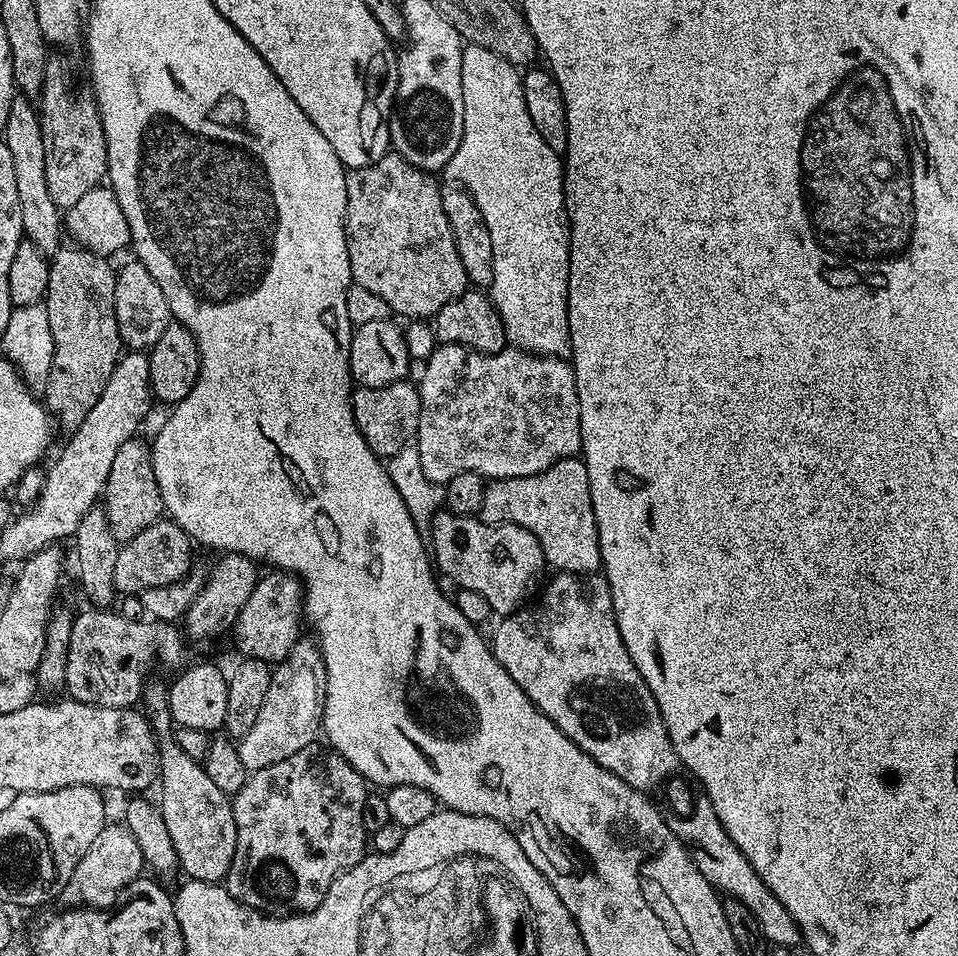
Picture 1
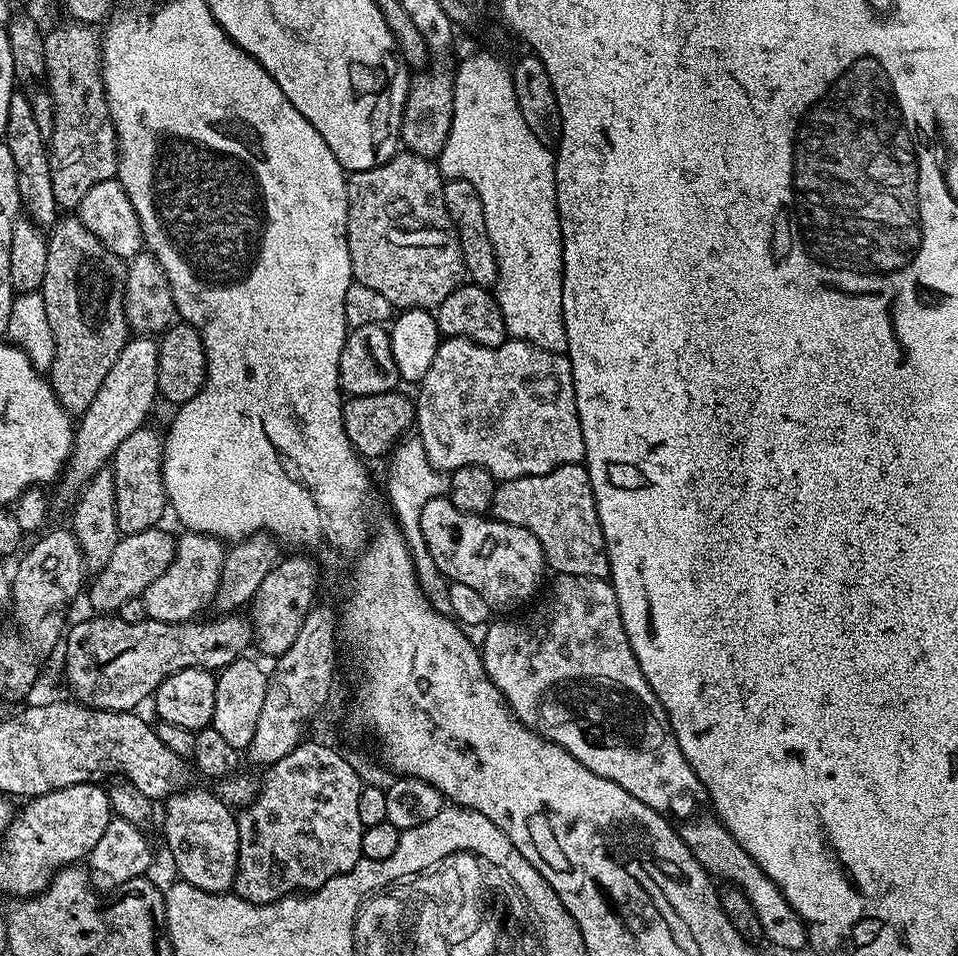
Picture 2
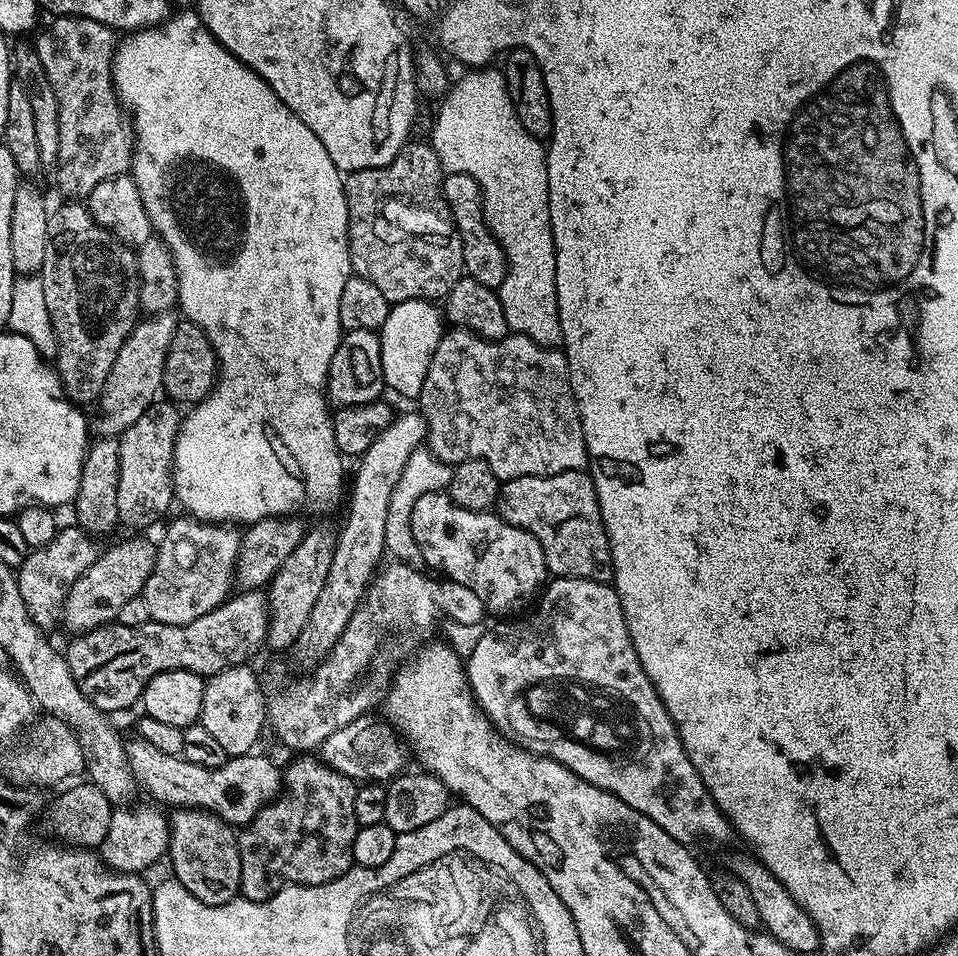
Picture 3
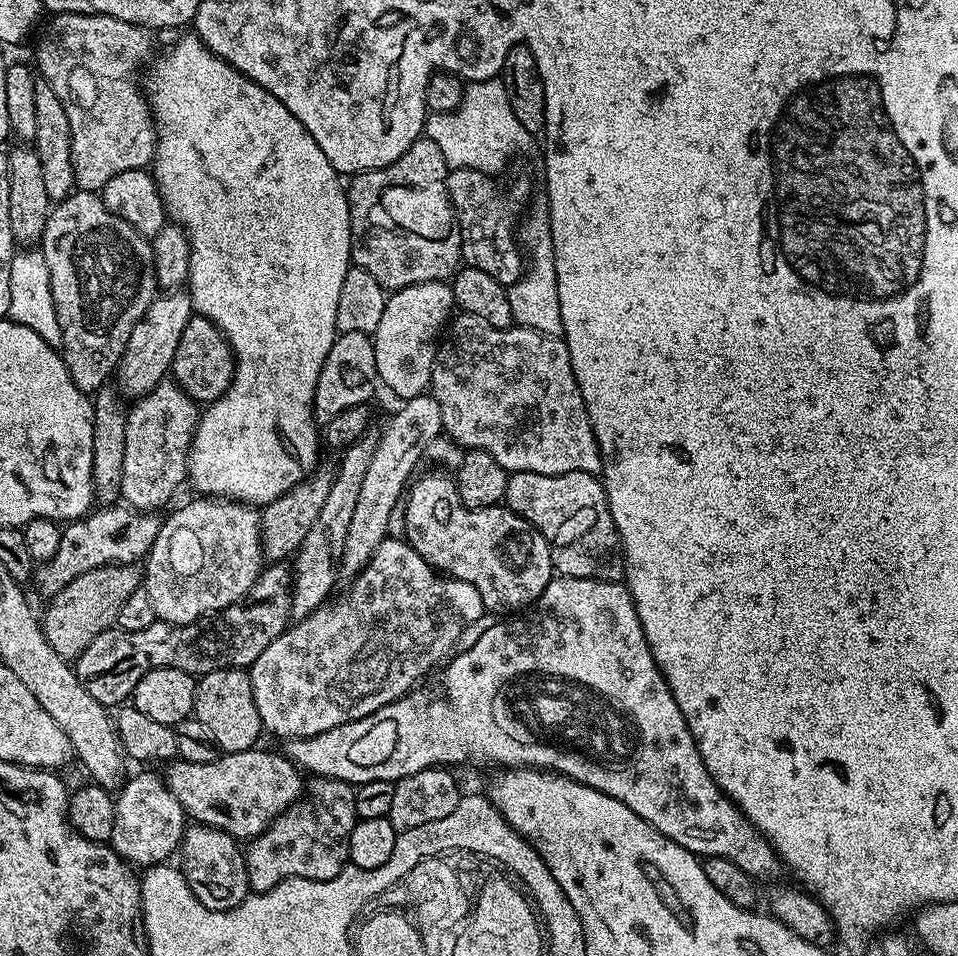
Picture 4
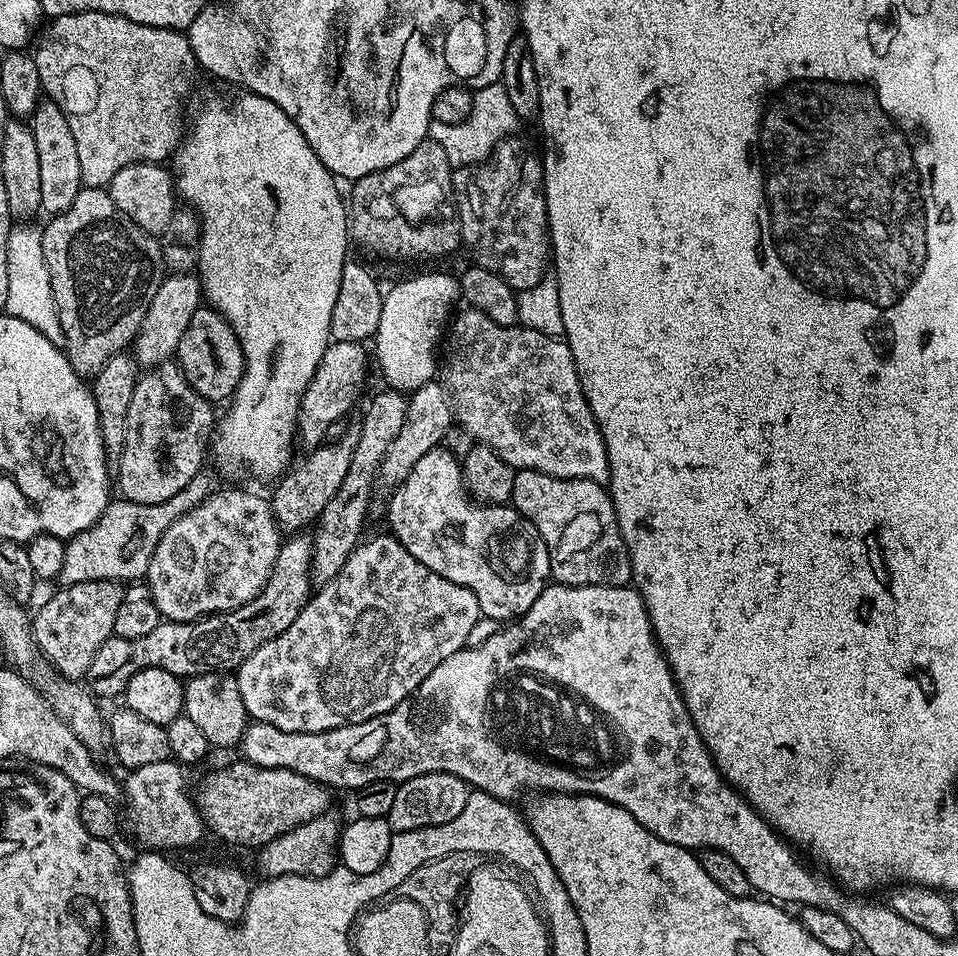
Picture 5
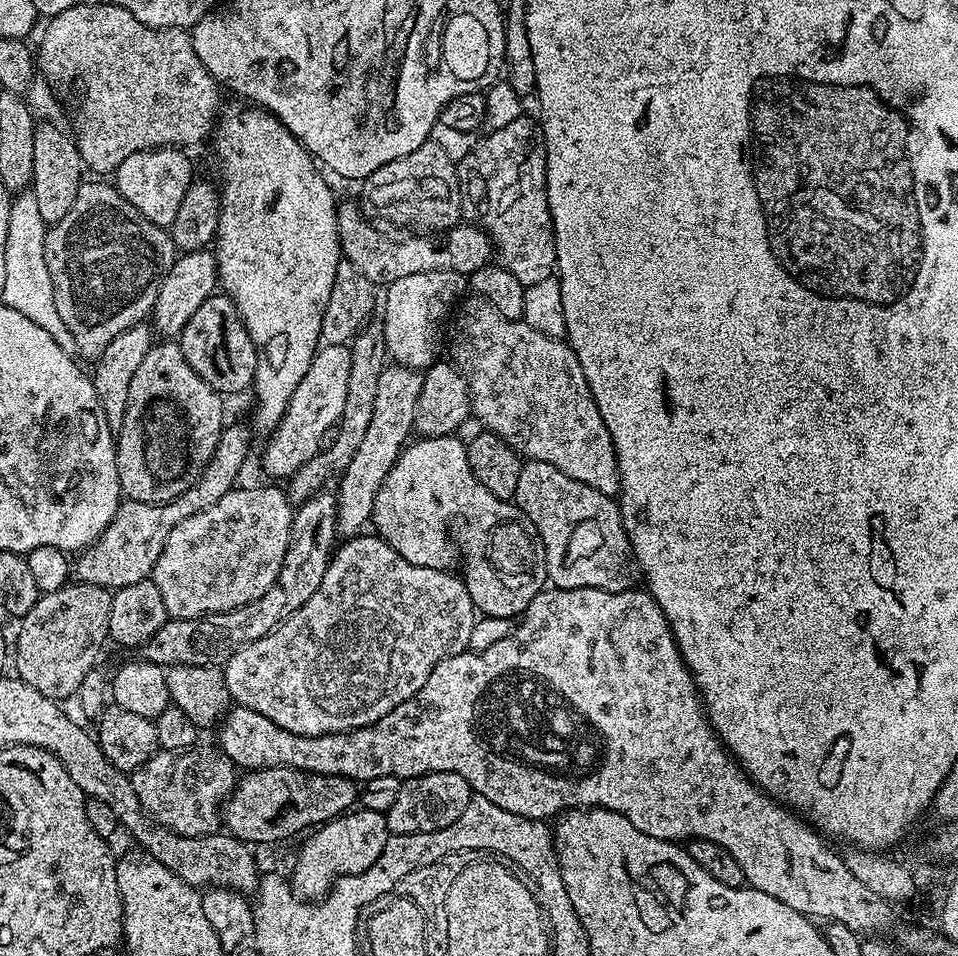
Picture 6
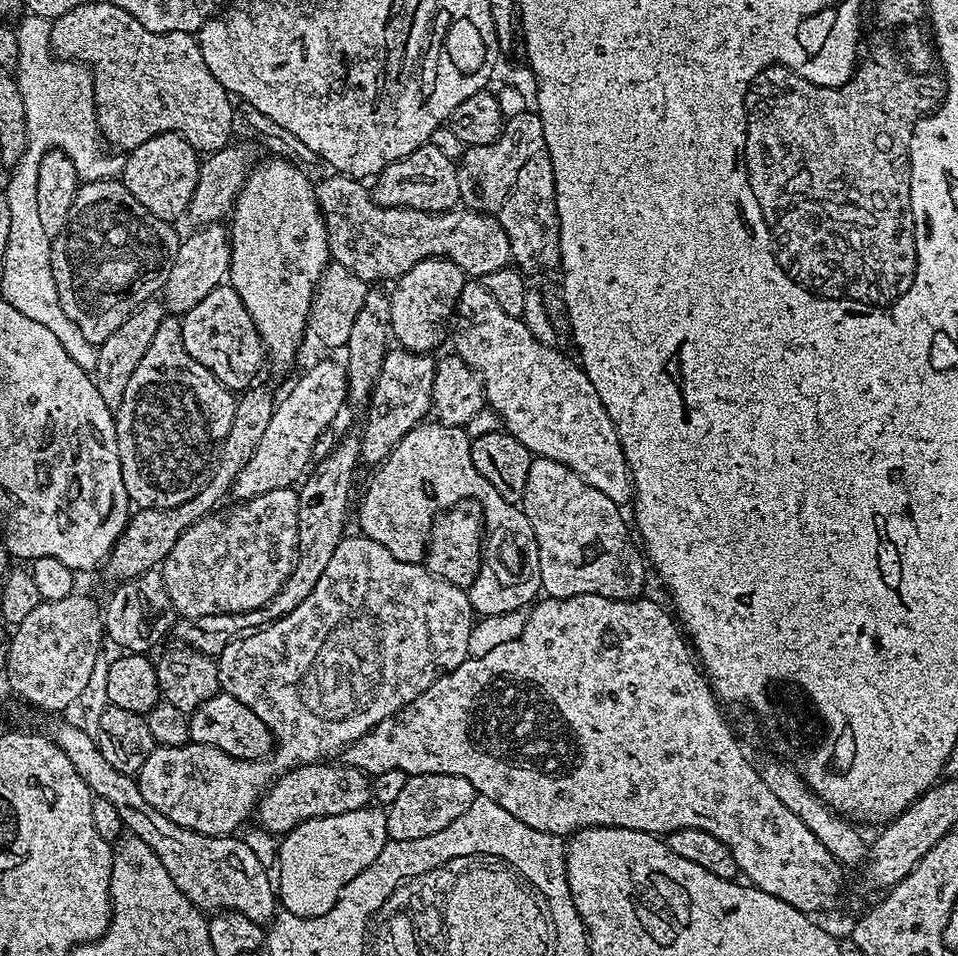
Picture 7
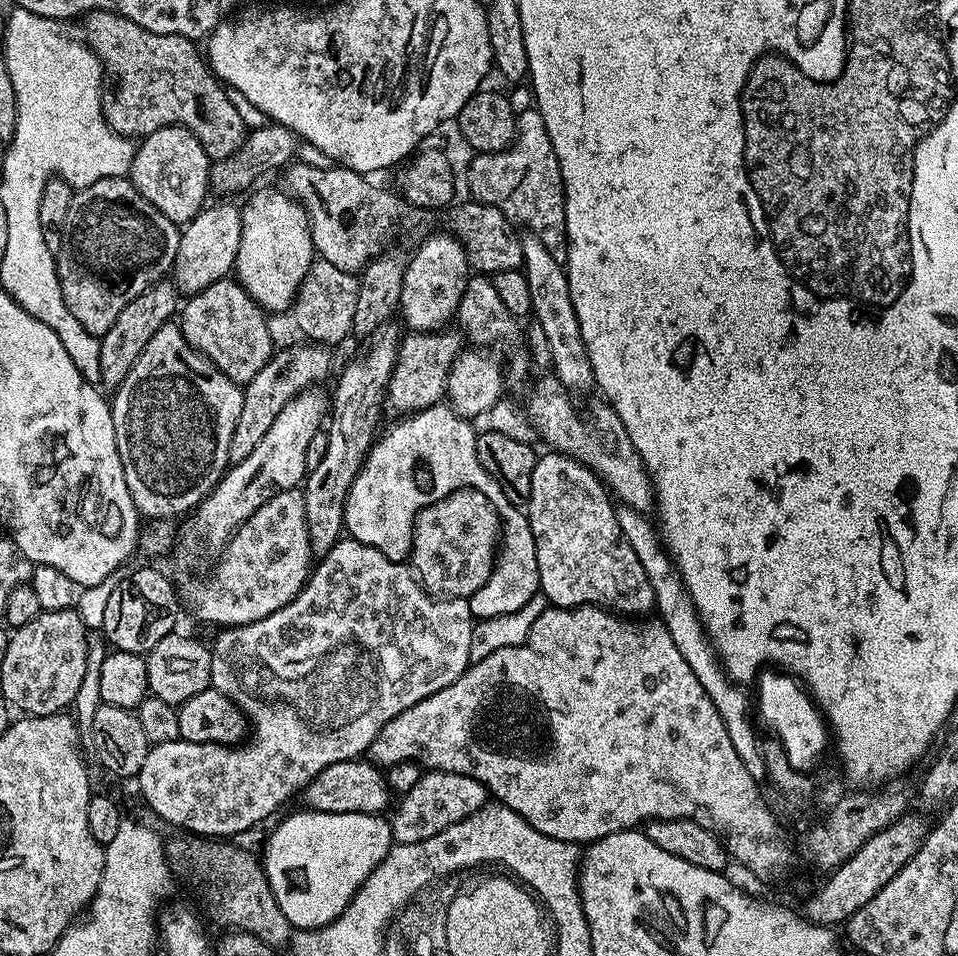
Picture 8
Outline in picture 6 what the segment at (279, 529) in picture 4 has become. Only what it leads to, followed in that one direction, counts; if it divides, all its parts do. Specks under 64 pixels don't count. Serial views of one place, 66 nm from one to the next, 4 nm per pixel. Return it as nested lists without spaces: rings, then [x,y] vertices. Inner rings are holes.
[[[369,322],[365,324],[362,331],[351,340],[350,347],[352,350],[350,354],[350,379],[346,390],[346,406],[342,406],[338,431],[331,437],[331,440],[333,439],[332,444],[331,440],[325,443],[323,447],[321,447],[320,452],[314,454],[314,458],[310,458],[310,462],[306,462],[306,466],[299,468],[293,476],[287,477],[286,491],[289,501],[291,501],[293,505],[299,506],[305,504],[311,496],[316,495],[318,492],[323,492],[329,487],[328,479],[330,479],[331,476],[333,479],[343,474],[346,466],[350,466],[350,458],[354,458],[354,454],[358,450],[358,445],[362,442],[366,430],[370,427],[370,417],[374,414],[374,397],[378,391],[378,382],[382,378],[385,368],[389,367],[390,364],[383,323]]]

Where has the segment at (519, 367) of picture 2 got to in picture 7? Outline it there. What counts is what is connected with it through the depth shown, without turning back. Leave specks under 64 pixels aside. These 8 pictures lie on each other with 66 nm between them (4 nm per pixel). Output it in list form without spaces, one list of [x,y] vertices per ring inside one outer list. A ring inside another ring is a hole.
[[[468,278],[464,281],[462,294],[456,303],[454,327],[450,332],[450,344],[451,340],[453,346],[456,347],[453,348],[455,355],[461,356],[480,376],[480,380],[484,384],[484,399],[487,407],[491,408],[496,416],[499,417],[499,423],[502,425],[503,431],[510,433],[514,438],[518,438],[518,442],[522,442],[522,446],[526,446],[526,450],[530,450],[533,457],[541,456],[542,458],[550,458],[554,462],[562,462],[562,466],[574,470],[574,474],[578,474],[583,480],[590,482],[590,486],[602,490],[602,494],[606,494],[606,498],[610,498],[610,502],[621,506],[633,503],[632,472],[628,468],[626,454],[622,450],[622,442],[618,438],[618,430],[614,426],[610,414],[606,414],[606,406],[602,406],[602,398],[598,398],[598,390],[594,390],[590,378],[575,359],[567,360],[559,352],[559,347],[543,345],[542,342],[538,342],[538,338],[534,338],[534,334],[530,334],[530,330],[525,326],[523,319],[519,316],[506,314],[506,310],[502,310],[502,306],[498,306],[498,301],[490,295],[490,290],[486,290],[484,283],[476,278]]]

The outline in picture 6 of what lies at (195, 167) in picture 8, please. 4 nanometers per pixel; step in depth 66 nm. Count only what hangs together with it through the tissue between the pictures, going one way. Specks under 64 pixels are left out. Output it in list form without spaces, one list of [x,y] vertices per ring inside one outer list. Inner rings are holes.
[[[169,146],[130,154],[130,158],[126,158],[114,173],[114,186],[122,198],[126,198],[142,218],[150,218],[150,222],[159,228],[171,229],[174,217],[178,215],[178,206],[182,206],[182,198],[186,198],[186,190],[194,182],[192,164],[184,152],[187,151]]]

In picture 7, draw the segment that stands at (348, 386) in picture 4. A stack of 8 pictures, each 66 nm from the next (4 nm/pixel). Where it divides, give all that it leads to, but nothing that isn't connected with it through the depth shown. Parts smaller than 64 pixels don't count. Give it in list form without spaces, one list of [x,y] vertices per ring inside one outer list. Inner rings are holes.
[[[320,360],[313,368],[306,369],[297,378],[296,385],[281,400],[279,397],[273,407],[270,426],[266,426],[262,442],[258,442],[250,462],[242,466],[242,474],[238,474],[231,495],[243,502],[258,494],[266,494],[266,490],[293,487],[309,471],[314,460],[312,451],[320,435],[331,426],[340,407],[345,407],[347,398],[348,370],[341,361],[339,364],[336,360]]]

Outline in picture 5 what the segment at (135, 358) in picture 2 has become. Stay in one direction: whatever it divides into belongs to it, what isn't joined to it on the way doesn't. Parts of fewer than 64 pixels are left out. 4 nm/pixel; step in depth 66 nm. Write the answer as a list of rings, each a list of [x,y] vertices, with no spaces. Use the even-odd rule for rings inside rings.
[[[192,272],[165,275],[164,281],[158,286],[158,294],[154,294],[154,302],[150,302],[150,310],[146,310],[146,318],[142,318],[142,326],[136,332],[134,355],[137,365],[141,369],[151,370],[175,357],[178,342],[182,342],[186,326],[190,326],[190,318],[194,318],[194,314],[201,307],[199,275]]]

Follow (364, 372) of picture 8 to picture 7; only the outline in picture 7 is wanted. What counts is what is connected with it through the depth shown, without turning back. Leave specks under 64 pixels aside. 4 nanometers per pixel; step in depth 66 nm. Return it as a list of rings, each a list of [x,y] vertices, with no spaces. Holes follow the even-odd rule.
[[[359,435],[344,436],[328,453],[324,460],[317,459],[314,467],[307,473],[306,479],[298,488],[298,546],[296,547],[296,561],[290,578],[270,598],[266,606],[253,612],[215,612],[213,616],[194,616],[184,618],[175,625],[174,636],[181,645],[201,652],[204,656],[219,658],[222,650],[231,640],[243,636],[255,629],[263,628],[274,620],[281,620],[294,606],[306,602],[310,590],[318,586],[318,578],[322,578],[322,570],[330,562],[334,550],[338,550],[338,542],[346,535],[344,523],[348,520],[348,495],[352,492],[352,479],[356,476],[356,464],[360,459]]]

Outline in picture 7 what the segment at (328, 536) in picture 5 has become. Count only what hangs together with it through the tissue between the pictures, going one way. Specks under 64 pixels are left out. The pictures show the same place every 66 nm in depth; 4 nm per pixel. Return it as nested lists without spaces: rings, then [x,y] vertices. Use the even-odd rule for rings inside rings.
[[[399,346],[389,347],[382,362],[382,374],[378,374],[378,382],[366,409],[368,421],[364,424],[364,432],[359,433],[360,459],[365,465],[380,465],[394,450],[394,446],[398,446],[403,436],[425,423],[427,416],[424,415],[432,412],[437,361],[435,355],[427,352],[411,352]]]

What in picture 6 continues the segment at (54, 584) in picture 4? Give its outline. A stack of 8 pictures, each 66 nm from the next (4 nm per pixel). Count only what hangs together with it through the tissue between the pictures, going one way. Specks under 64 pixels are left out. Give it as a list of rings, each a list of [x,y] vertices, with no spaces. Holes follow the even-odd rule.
[[[229,423],[225,427],[210,462],[204,465],[199,478],[189,488],[182,490],[182,494],[178,494],[178,498],[174,498],[169,504],[147,504],[125,499],[104,533],[100,535],[100,539],[95,540],[90,547],[83,549],[75,557],[75,579],[81,584],[93,584],[109,590],[134,586],[134,582],[149,579],[154,570],[154,562],[158,562],[158,554],[162,554],[162,546],[166,546],[166,538],[170,538],[170,530],[174,530],[178,522],[186,522],[190,514],[198,514],[214,506],[214,502],[218,502],[222,494],[237,487],[239,480],[236,479],[244,468],[248,443],[253,436],[249,425],[245,424]]]

